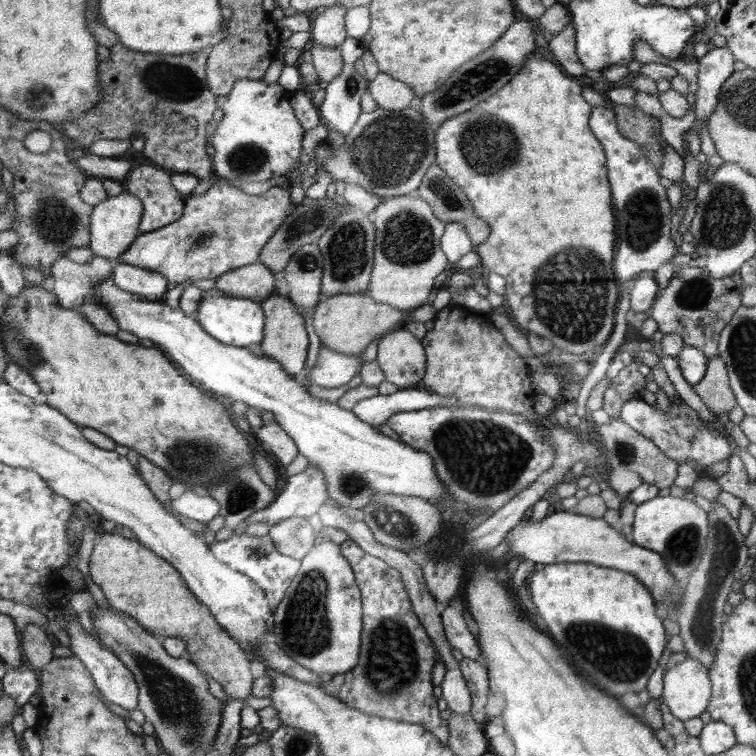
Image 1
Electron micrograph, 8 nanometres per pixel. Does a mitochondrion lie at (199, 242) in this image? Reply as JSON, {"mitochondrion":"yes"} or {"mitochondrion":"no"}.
{"mitochondrion":"yes"}

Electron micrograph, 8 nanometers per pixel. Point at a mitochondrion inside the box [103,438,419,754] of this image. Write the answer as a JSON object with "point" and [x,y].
{"point":[178,702]}

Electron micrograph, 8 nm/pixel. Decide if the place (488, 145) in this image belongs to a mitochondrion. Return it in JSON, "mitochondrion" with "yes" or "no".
{"mitochondrion":"yes"}

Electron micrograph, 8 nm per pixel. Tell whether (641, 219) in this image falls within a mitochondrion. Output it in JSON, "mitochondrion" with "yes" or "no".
{"mitochondrion":"yes"}

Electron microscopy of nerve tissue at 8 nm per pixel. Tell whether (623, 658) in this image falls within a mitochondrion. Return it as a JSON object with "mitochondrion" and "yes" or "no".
{"mitochondrion":"yes"}

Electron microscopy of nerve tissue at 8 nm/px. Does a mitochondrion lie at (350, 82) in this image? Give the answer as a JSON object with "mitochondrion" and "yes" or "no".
{"mitochondrion":"yes"}

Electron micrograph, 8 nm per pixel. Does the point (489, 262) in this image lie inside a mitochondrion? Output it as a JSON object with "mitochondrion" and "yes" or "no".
{"mitochondrion":"no"}

